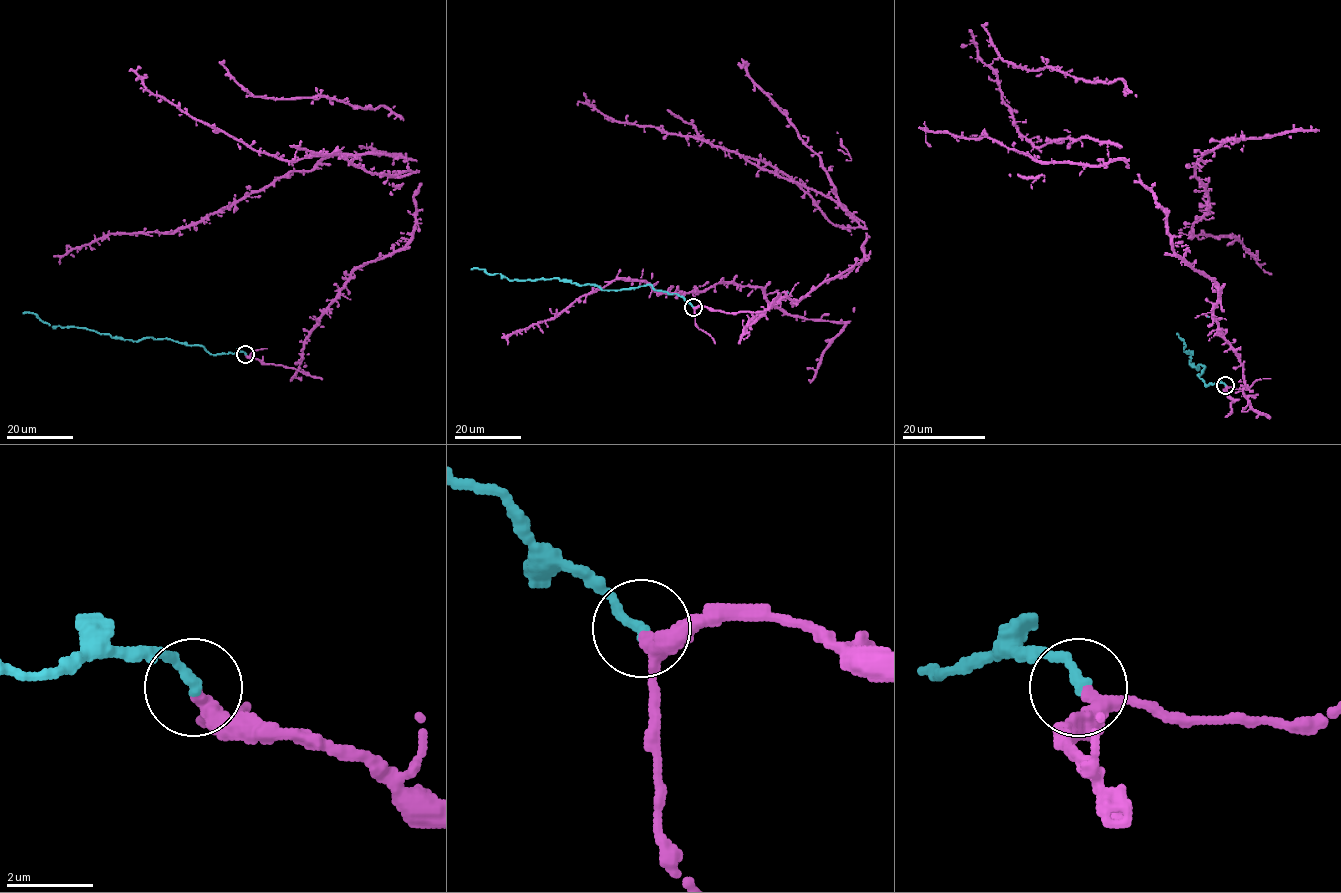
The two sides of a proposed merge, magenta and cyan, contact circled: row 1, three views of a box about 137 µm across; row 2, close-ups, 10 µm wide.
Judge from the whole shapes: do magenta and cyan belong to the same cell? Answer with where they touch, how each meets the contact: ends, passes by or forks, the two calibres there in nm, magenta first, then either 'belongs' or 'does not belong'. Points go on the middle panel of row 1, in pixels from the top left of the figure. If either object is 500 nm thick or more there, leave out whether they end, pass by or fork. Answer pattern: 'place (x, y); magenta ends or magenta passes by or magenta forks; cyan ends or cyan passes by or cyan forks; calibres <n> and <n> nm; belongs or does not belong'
place (693, 307); magenta passes by; cyan ends; calibres 280 and 280 nm; belongs

